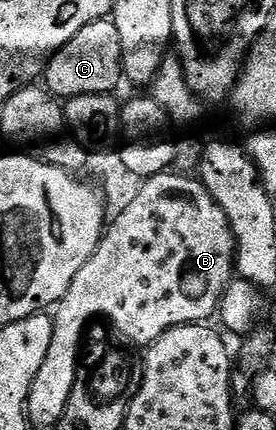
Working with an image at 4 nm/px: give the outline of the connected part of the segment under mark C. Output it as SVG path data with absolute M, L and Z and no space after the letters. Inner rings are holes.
M111 20L86 24L67 42L62 49L47 59L44 82L49 94L60 100L67 100L82 94L112 94L115 86L122 82L122 44L118 28Z

